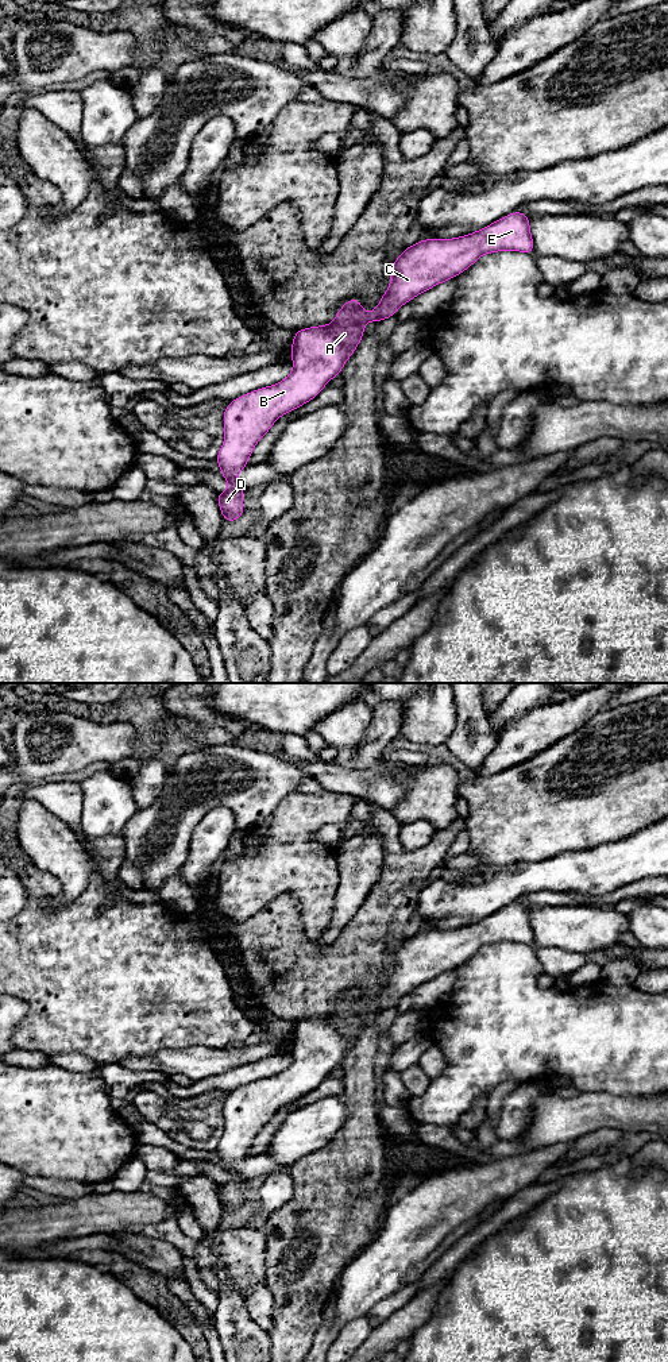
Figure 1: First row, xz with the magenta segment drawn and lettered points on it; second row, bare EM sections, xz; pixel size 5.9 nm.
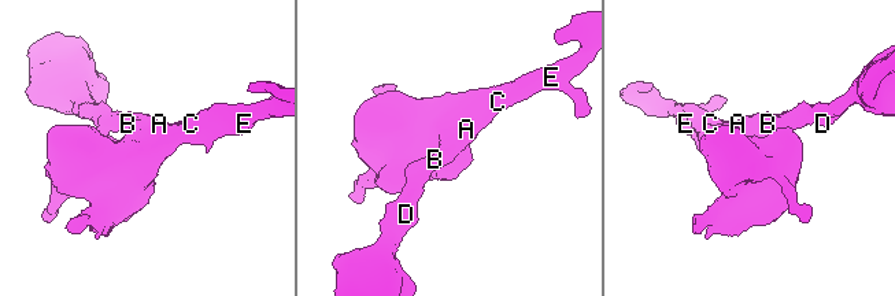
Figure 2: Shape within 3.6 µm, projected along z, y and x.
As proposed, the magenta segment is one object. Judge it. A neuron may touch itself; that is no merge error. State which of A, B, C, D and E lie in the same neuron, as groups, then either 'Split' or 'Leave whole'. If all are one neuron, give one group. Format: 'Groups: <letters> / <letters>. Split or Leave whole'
Groups: A B C D E. Leave whole

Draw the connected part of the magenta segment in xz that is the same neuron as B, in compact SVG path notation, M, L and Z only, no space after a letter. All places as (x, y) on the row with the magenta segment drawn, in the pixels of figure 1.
M516 211L482 229L459 238L421 239L416 244L406 247L394 261L390 270L390 286L371 313L366 313L362 302L352 297L337 310L331 324L296 331L291 340L293 354L290 359L294 366L293 371L275 385L265 386L231 400L224 409L224 443L215 459L221 470L220 474L231 485L228 490L216 493L223 520L233 522L242 518L244 513L243 495L246 489L240 485L238 472L248 466L248 459L255 445L281 416L294 412L316 398L331 379L340 375L345 362L360 344L367 323L382 323L395 316L403 304L410 302L418 294L453 279L471 267L482 255L498 251L520 251L534 255L529 215Z

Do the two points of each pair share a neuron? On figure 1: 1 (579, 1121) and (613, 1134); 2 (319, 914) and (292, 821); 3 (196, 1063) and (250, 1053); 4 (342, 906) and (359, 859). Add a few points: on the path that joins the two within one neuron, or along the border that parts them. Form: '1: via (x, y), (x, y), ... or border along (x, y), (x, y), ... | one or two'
1: border along (622, 1131), (601, 1127), (575, 1141) | two
2: via (315, 891), (312, 876), (294, 859), (294, 844) | one
3: via (209, 1063), (236, 1056) | one
4: via (351, 894), (359, 871) | one

